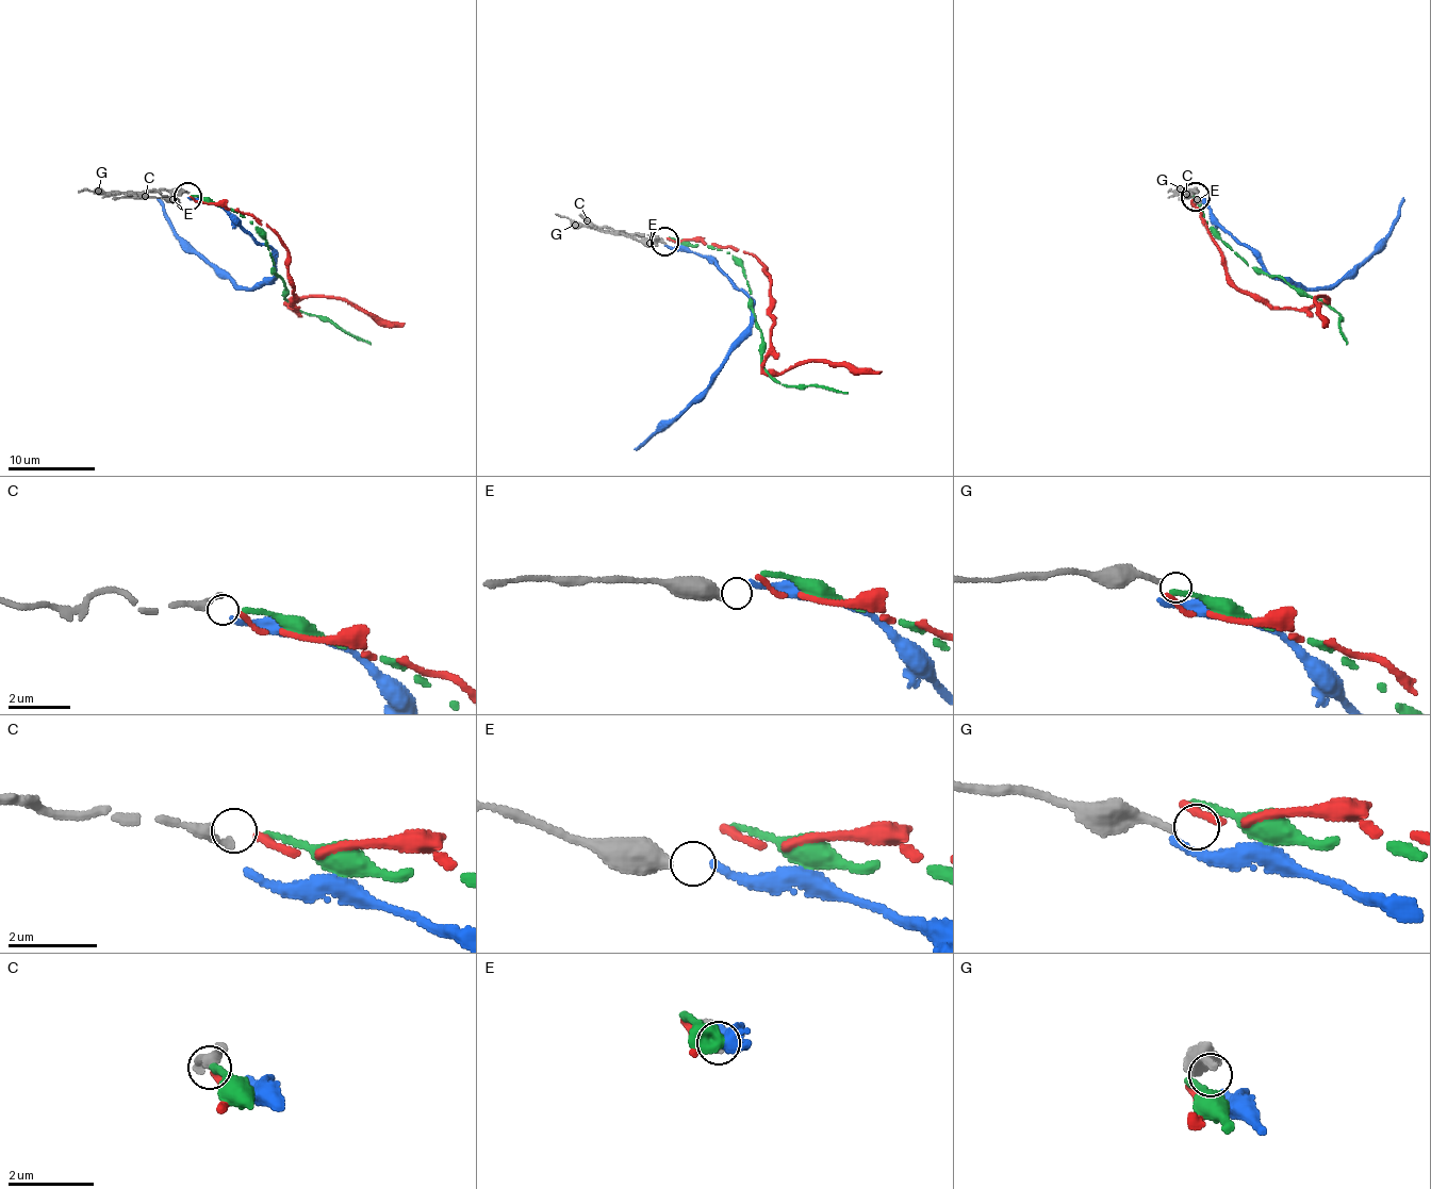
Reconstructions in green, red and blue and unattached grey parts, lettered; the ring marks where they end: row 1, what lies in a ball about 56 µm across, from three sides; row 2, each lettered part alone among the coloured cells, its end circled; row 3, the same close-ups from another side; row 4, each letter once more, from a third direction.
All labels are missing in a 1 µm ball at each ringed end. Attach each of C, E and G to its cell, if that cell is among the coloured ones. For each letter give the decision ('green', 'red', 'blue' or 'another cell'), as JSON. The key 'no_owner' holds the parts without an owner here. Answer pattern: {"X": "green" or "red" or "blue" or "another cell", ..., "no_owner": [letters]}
{"C": "another cell", "E": "another cell", "G": "another cell", "no_owner": ["C", "E", "G"]}

